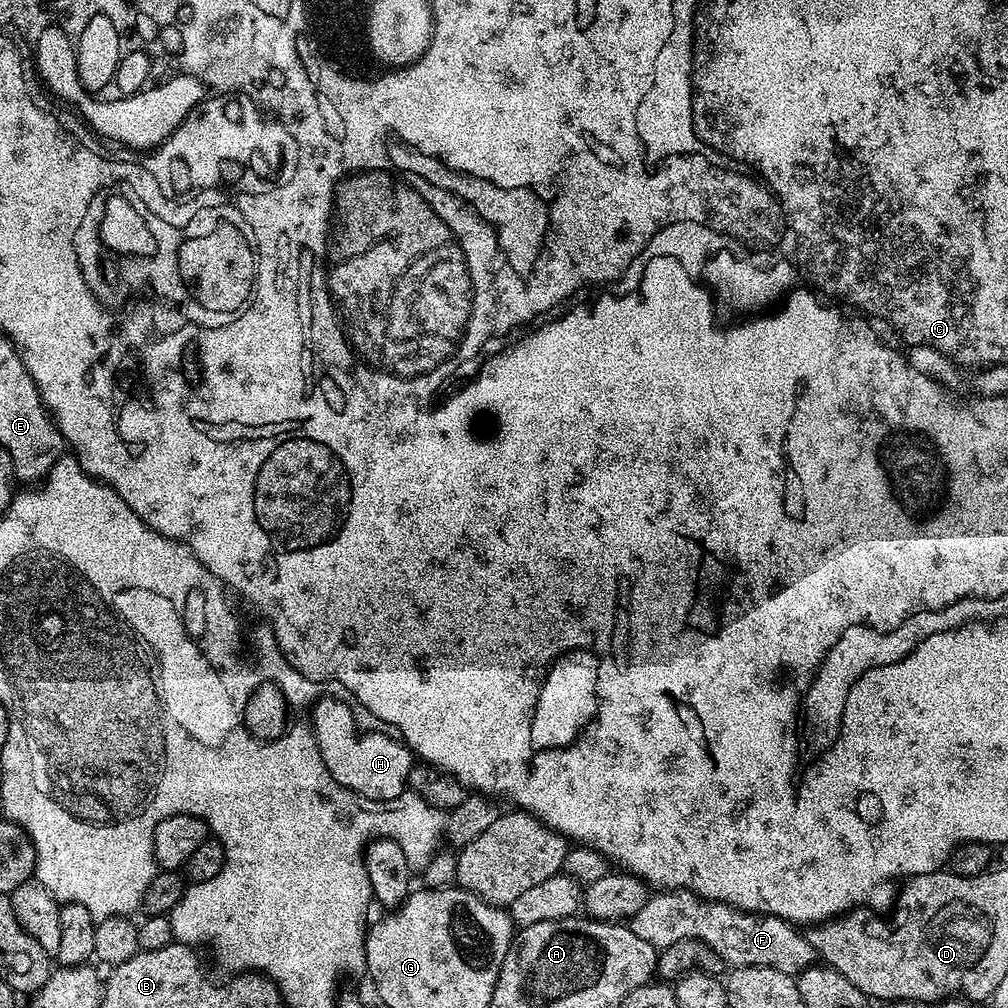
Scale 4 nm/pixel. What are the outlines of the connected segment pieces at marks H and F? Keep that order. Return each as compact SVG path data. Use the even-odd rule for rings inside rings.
M321 695L310 709L312 733L318 742L326 770L346 790L371 800L393 800L408 788L414 753L403 740L384 732L360 732L351 703L343 704L332 696ZM392 735L392 736L387 736Z
M660 890L649 895L642 910L632 915L630 927L638 938L650 942L658 950L683 939L696 939L732 968L770 966L770 970L782 970L782 974L798 977L818 960L814 946L810 946L807 935L802 934L797 925L777 916L743 912L683 890Z

